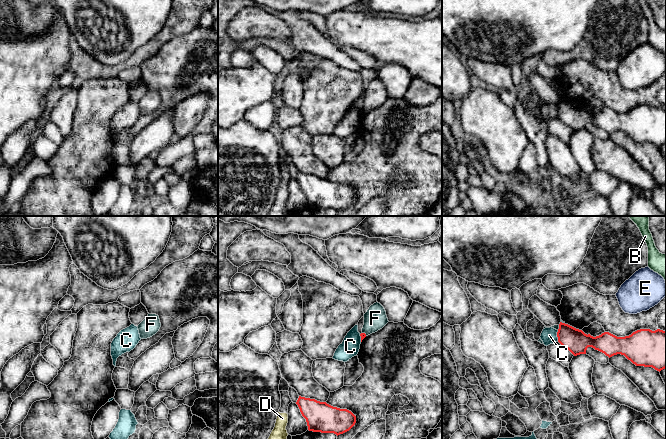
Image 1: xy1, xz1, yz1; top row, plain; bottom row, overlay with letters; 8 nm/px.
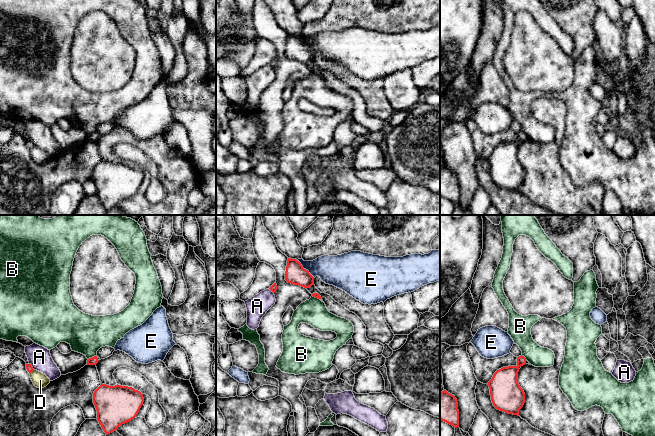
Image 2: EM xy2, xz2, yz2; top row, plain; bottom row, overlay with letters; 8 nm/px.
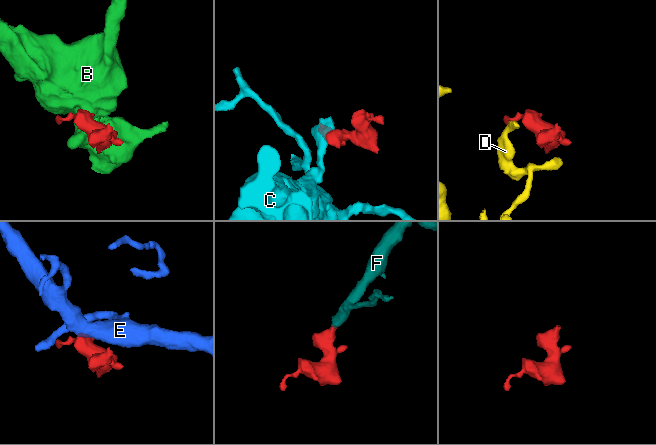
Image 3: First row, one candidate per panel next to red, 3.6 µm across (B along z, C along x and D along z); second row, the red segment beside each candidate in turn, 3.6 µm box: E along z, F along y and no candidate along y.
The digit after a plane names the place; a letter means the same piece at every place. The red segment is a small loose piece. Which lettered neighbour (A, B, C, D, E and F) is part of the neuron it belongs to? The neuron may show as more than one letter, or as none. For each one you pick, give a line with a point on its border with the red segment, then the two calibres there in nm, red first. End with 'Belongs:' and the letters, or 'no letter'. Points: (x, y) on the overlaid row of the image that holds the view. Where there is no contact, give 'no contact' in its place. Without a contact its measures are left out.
F: xz1 (364, 333) | 50/180 nm
Belongs: F

